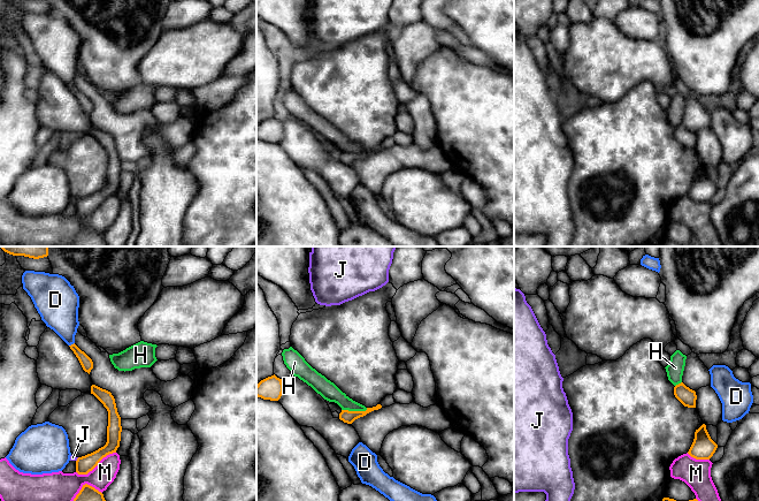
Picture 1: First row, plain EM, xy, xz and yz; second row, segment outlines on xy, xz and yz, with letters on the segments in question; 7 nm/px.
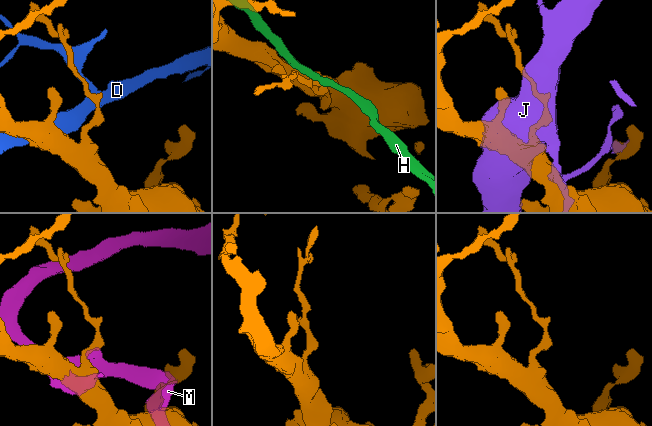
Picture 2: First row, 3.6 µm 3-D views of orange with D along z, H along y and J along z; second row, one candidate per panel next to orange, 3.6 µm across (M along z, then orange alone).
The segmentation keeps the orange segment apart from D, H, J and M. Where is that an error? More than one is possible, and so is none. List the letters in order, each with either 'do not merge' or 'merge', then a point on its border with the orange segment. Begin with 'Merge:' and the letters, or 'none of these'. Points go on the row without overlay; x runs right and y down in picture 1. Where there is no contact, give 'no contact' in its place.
Merge: none of these
D: do not merge; meets orange in xy at (71, 86)
H: do not merge; meets orange in xz at (354, 153)
J: do not merge; meets orange in xy at (77, 202)
M: do not merge; meets orange in xy at (96, 207)

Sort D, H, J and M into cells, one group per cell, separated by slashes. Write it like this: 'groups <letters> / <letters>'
groups D / H / J / M

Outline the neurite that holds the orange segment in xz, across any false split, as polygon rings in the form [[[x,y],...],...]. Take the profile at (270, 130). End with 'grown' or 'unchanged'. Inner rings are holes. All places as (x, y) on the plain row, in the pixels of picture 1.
[[[275,116],[261,122],[256,127],[256,138],[263,142],[278,143],[283,135],[282,121]]] | unchanged

